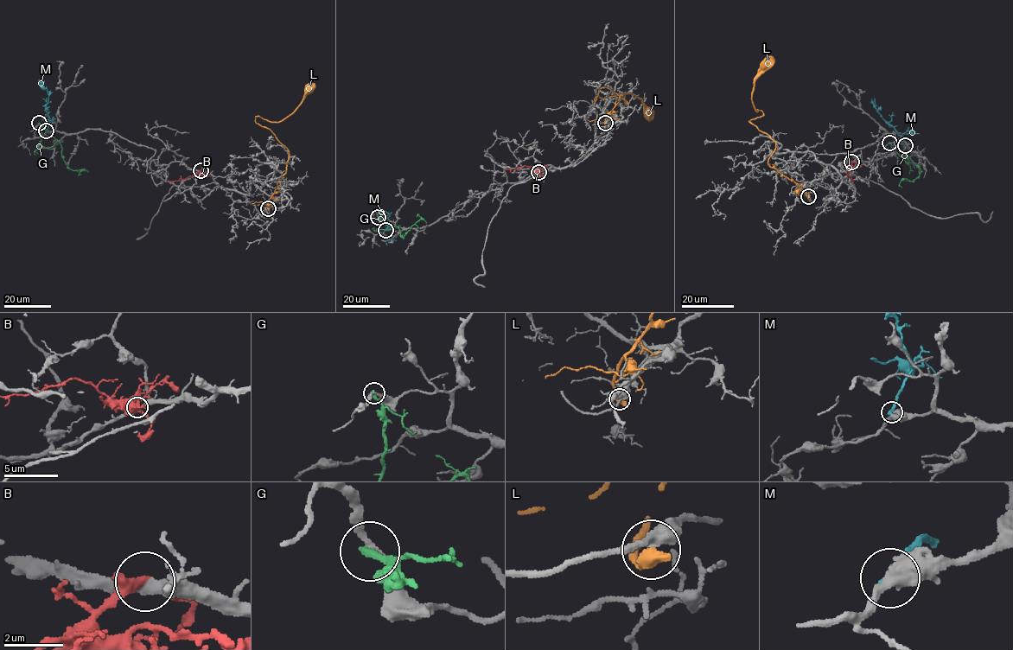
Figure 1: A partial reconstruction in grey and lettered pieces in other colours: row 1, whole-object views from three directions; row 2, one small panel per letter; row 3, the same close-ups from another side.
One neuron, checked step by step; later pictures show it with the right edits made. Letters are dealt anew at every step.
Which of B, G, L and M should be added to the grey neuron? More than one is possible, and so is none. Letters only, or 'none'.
none

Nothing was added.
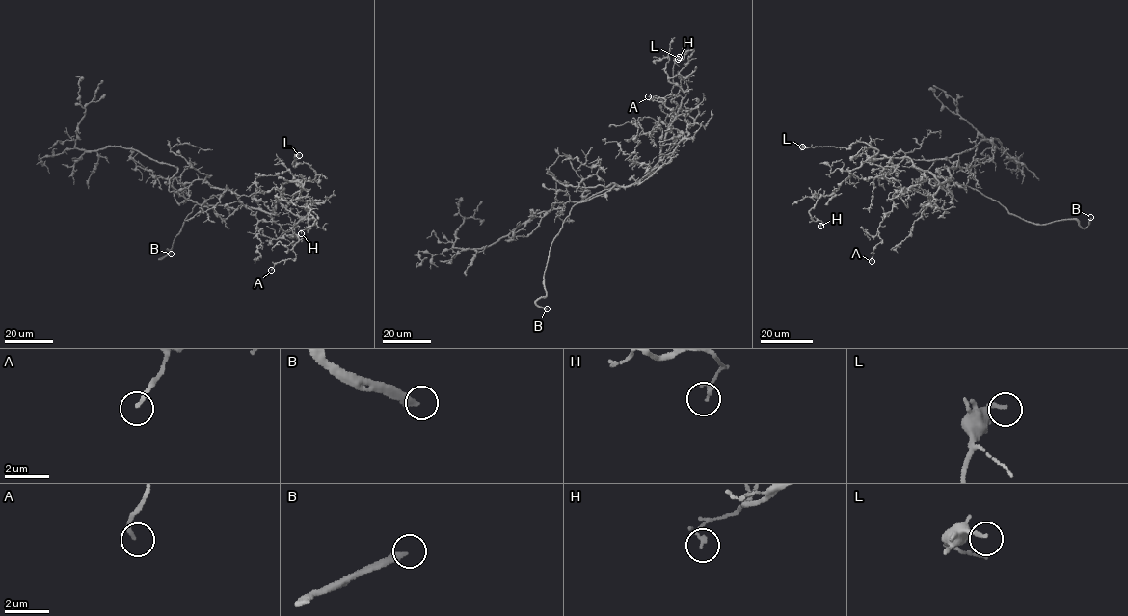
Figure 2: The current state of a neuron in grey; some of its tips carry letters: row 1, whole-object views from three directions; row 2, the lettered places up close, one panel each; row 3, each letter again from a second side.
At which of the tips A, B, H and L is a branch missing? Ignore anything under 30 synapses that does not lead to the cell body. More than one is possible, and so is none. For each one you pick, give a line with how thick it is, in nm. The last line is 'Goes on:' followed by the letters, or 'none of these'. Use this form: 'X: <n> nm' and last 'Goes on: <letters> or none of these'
B: 240 nm
Goes on: B

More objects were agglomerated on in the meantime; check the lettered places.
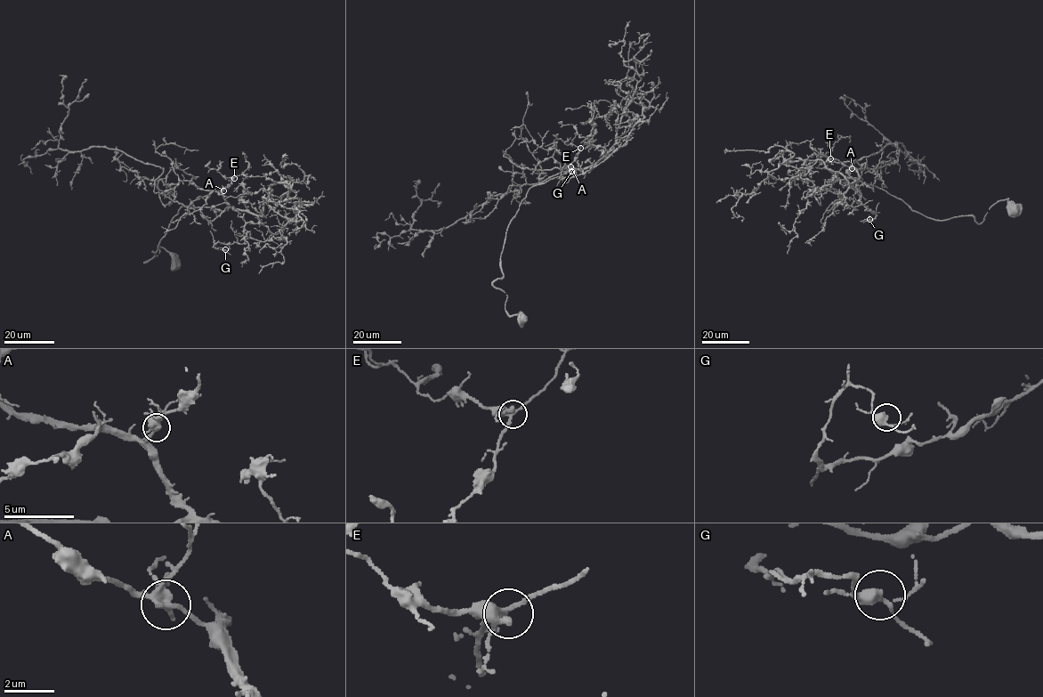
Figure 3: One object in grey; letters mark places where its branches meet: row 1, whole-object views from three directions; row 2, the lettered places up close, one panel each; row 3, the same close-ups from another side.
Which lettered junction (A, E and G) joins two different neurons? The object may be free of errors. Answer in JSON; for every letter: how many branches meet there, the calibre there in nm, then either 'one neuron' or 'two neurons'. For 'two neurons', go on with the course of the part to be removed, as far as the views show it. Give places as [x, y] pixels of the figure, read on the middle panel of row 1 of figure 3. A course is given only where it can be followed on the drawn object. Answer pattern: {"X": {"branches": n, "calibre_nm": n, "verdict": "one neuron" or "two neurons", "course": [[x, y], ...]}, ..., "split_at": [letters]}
{"A": {"branches": 5, "calibre_nm": 340, "verdict": "one neuron"}, "E": {"branches": 5, "calibre_nm": 300, "verdict": "one neuron"}, "G": {"branches": 4, "calibre_nm": 320, "verdict": "one neuron"}, "split_at": []}

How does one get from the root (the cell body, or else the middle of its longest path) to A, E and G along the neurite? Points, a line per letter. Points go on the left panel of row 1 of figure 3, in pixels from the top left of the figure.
A: (176, 264), (157, 246), (157, 255), (144, 262), (155, 255), (179, 209), (224, 210), (223, 190)
E: (176, 264), (157, 246), (144, 262), (182, 206), (224, 210), (222, 193), (234, 178)
G: (176, 264), (157, 246), (144, 262), (182, 206), (247, 210), (273, 235), (213, 247), (225, 249)

